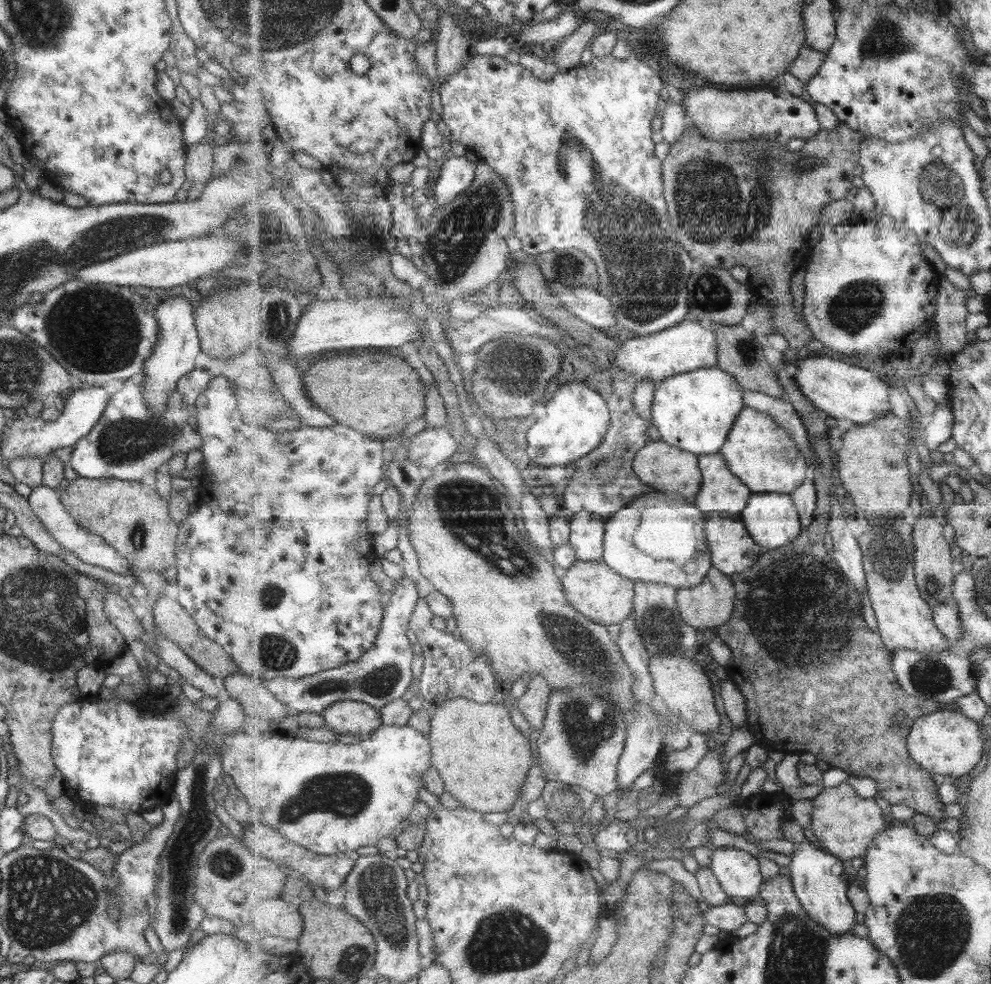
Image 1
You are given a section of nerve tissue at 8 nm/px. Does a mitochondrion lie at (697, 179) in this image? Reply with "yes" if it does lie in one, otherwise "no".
yes

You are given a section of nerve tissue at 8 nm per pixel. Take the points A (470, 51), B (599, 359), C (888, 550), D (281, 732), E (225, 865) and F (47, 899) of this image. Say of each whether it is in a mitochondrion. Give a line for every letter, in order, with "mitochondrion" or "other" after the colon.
A: other
B: other
C: mitochondrion
D: other
E: mitochondrion
F: mitochondrion

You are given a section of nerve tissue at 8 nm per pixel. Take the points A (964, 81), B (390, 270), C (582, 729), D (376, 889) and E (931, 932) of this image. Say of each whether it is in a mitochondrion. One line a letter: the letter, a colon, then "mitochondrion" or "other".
A: other
B: other
C: mitochondrion
D: mitochondrion
E: mitochondrion

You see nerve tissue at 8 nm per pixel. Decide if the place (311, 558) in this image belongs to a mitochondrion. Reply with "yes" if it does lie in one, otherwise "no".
no

